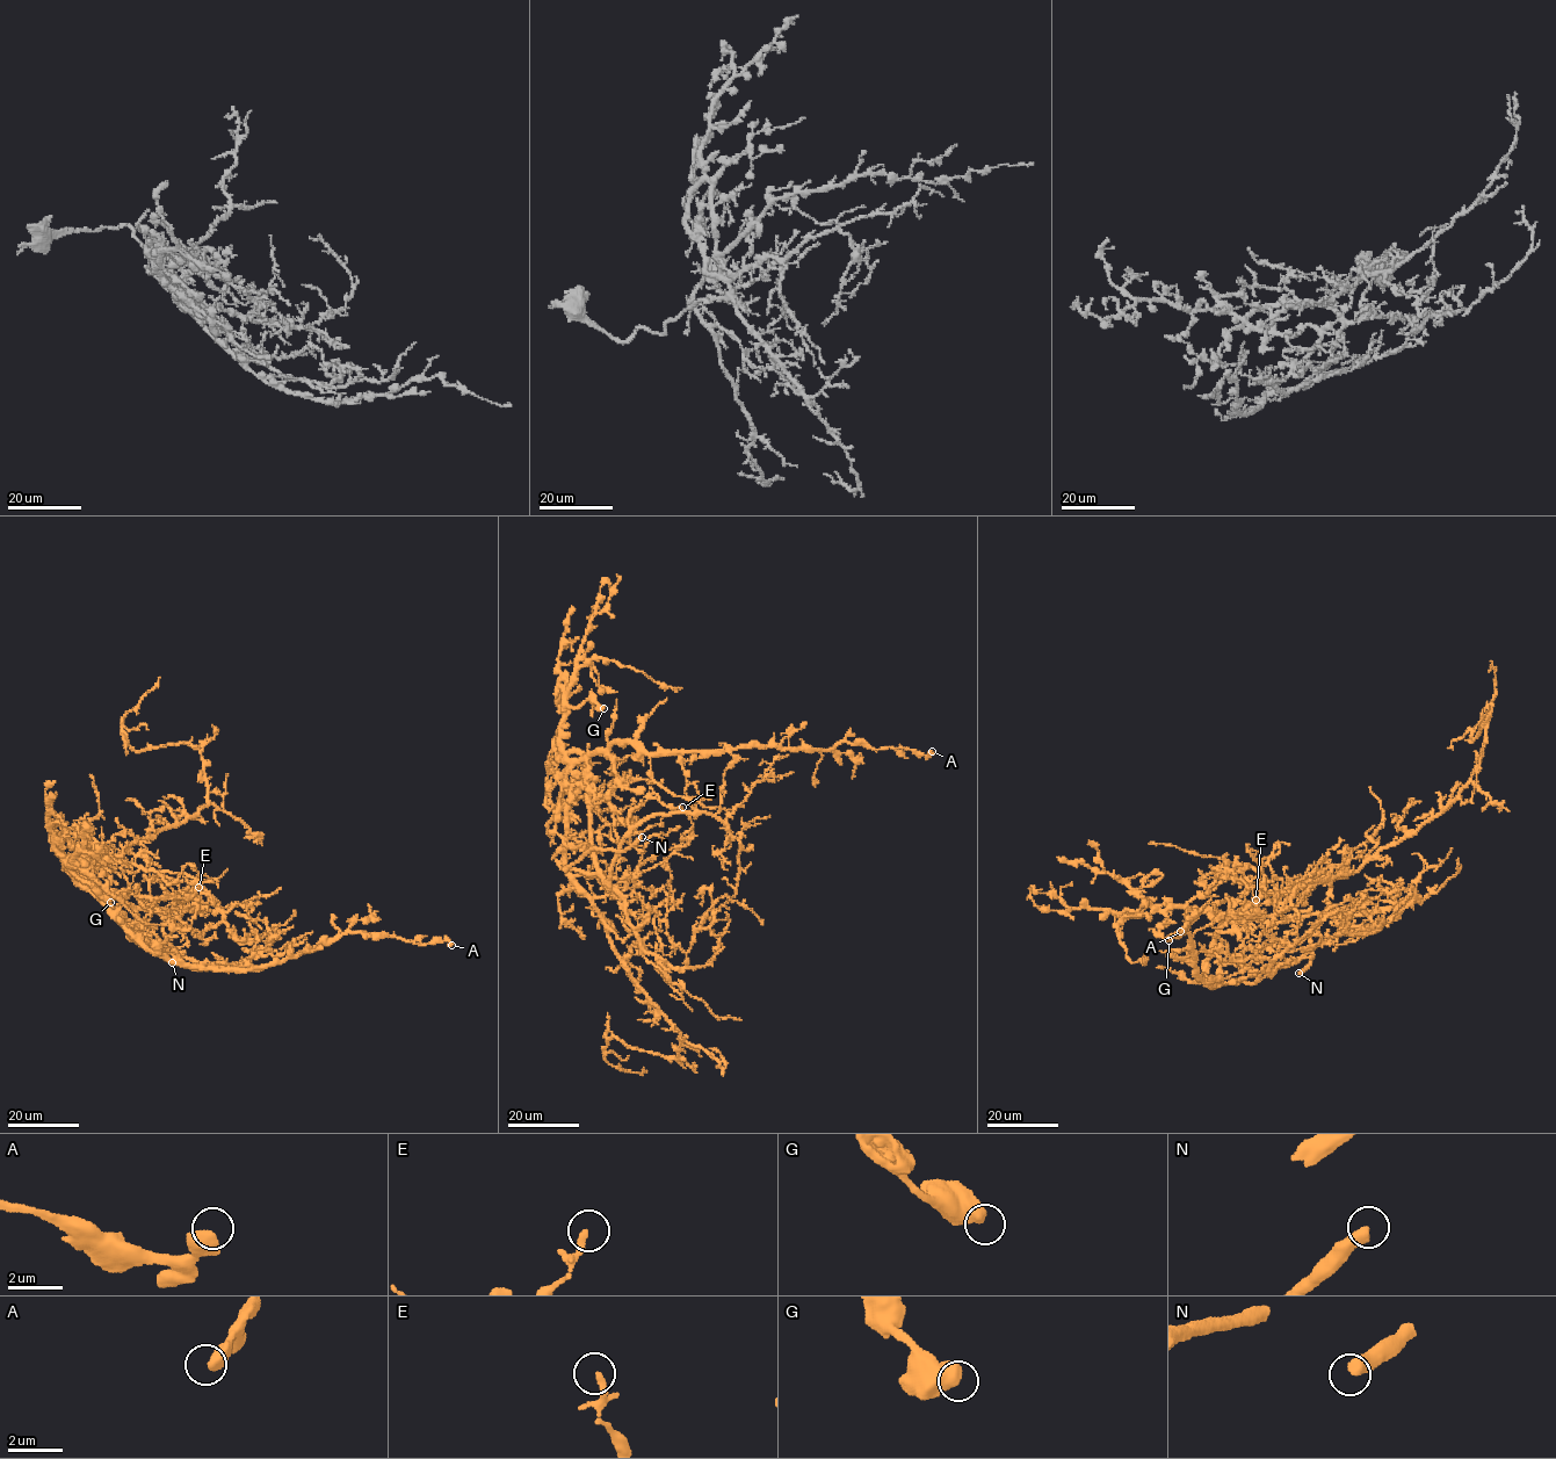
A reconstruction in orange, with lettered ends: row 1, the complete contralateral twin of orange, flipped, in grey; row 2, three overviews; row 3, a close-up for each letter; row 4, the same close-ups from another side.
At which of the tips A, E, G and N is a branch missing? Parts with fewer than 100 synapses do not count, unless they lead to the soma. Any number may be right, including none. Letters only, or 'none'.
N

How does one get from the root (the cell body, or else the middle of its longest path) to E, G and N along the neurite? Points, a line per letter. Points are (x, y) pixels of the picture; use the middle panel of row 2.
E: (566, 823), (567, 807), (583, 787), (588, 825), (594, 831), (625, 820), (649, 799), (682, 807)
G: (566, 823), (567, 804), (573, 794), (565, 781), (570, 763), (561, 749), (564, 708), (592, 699), (603, 708)
N: (566, 823), (567, 807), (583, 787), (596, 868), (585, 873), (566, 868), (592, 849), (630, 849), (642, 837)

